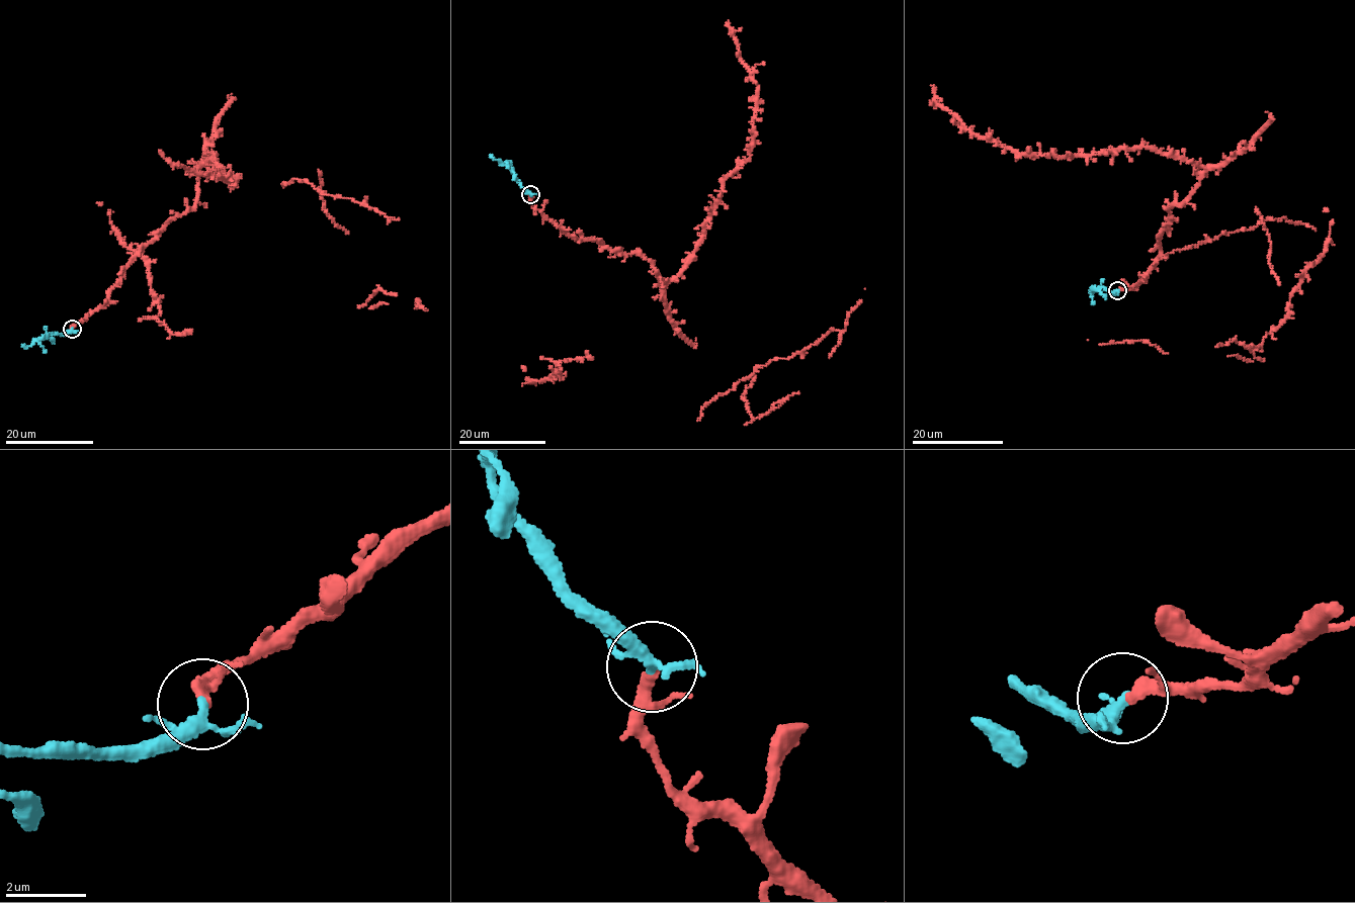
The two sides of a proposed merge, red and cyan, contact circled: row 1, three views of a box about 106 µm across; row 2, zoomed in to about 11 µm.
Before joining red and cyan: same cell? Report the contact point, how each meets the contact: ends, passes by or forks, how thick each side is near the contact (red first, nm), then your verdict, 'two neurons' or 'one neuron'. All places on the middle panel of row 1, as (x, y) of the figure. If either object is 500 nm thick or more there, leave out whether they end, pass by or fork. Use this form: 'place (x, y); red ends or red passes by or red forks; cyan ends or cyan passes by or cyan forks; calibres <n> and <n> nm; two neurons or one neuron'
place (530, 194); red passes by; cyan forks; calibres 220 and 200 nm; one neuron

